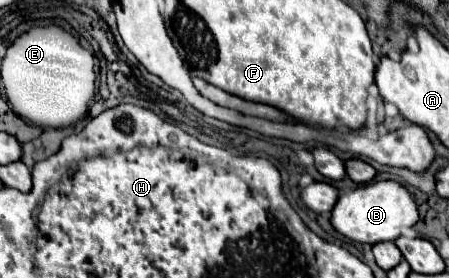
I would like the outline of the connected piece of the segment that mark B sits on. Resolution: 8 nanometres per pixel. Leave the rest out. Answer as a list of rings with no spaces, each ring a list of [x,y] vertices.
[[[375,181],[355,191],[343,193],[333,207],[333,227],[359,243],[375,245],[379,241],[395,241],[403,227],[413,227],[419,221],[419,209],[413,195],[397,181]]]

